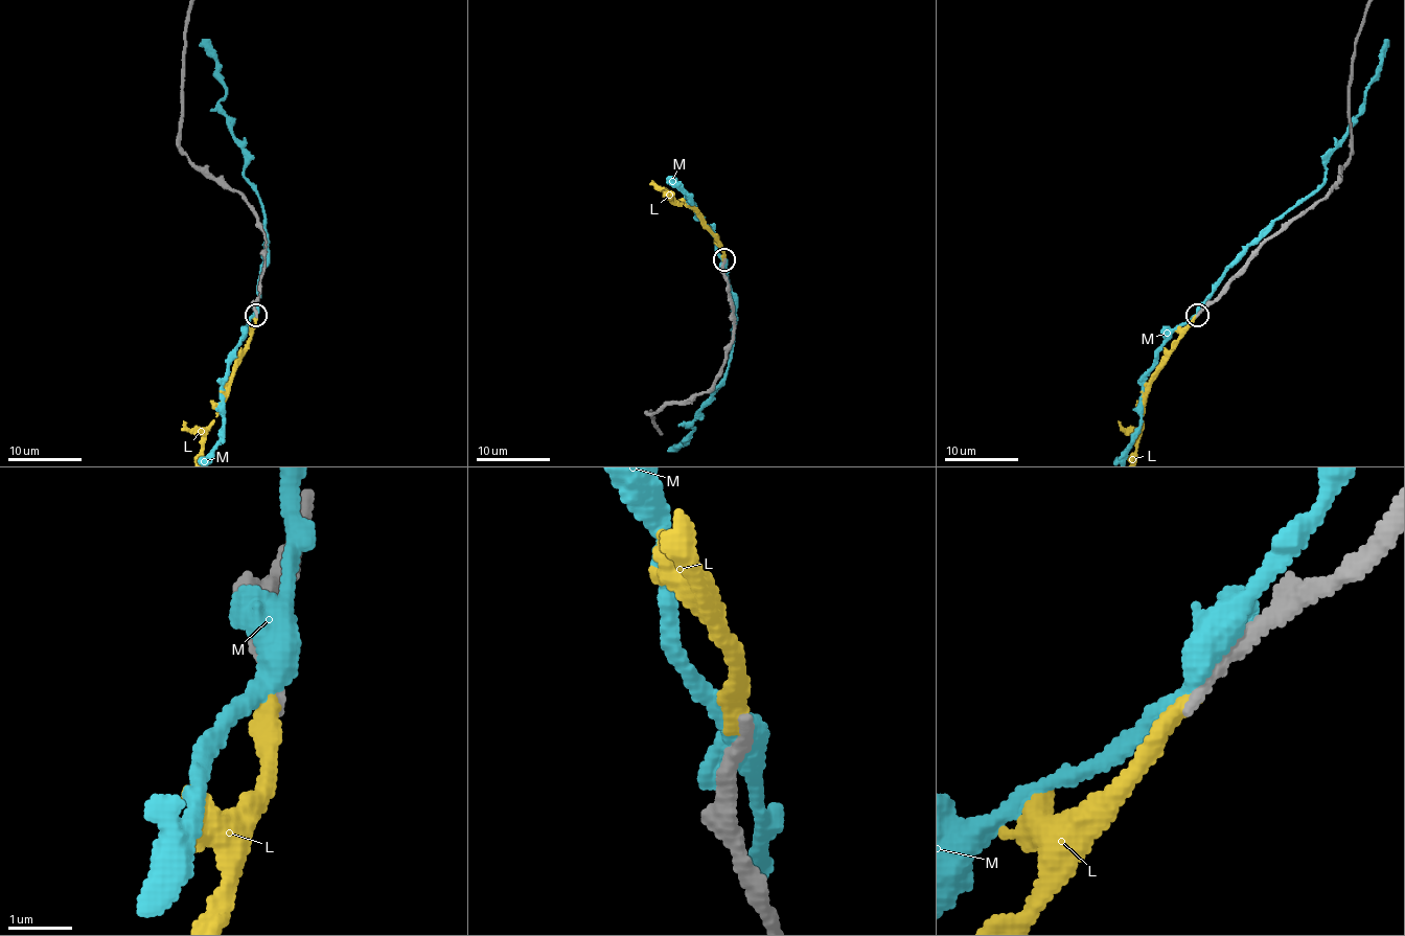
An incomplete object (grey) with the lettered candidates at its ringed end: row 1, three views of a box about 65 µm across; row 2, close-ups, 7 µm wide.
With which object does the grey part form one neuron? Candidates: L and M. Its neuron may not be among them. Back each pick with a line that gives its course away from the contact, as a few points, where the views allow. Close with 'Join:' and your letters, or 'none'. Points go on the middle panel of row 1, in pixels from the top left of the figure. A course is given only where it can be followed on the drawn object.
Join: none

